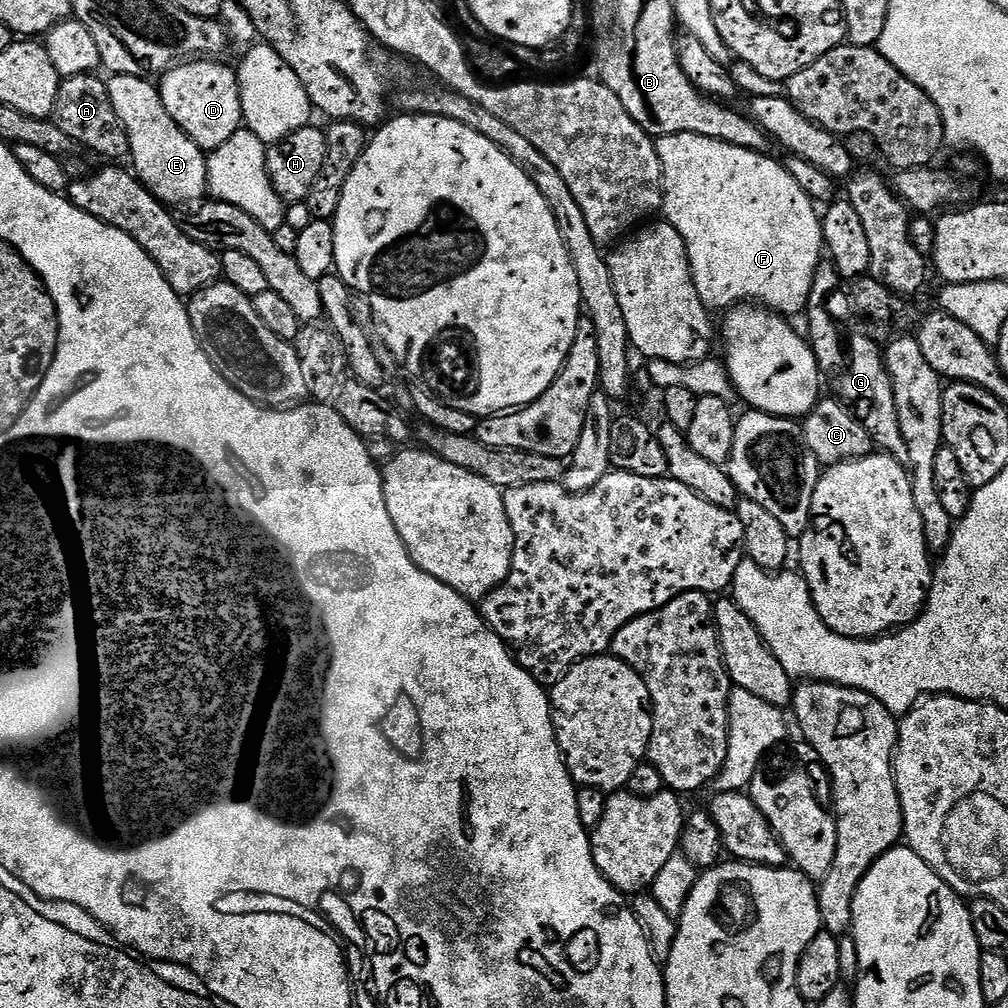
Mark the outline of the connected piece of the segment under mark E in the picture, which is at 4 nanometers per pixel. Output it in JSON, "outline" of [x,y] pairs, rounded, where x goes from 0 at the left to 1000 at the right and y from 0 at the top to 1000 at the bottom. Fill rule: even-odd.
{"outline":[[[112,74],[110,78],[106,80],[109,101],[113,101],[113,109],[127,130],[130,166],[137,178],[164,204],[190,204],[201,199],[207,193],[206,156],[202,148],[182,131],[177,121],[169,117],[159,96],[158,86],[150,83],[150,78],[138,75]]]}

